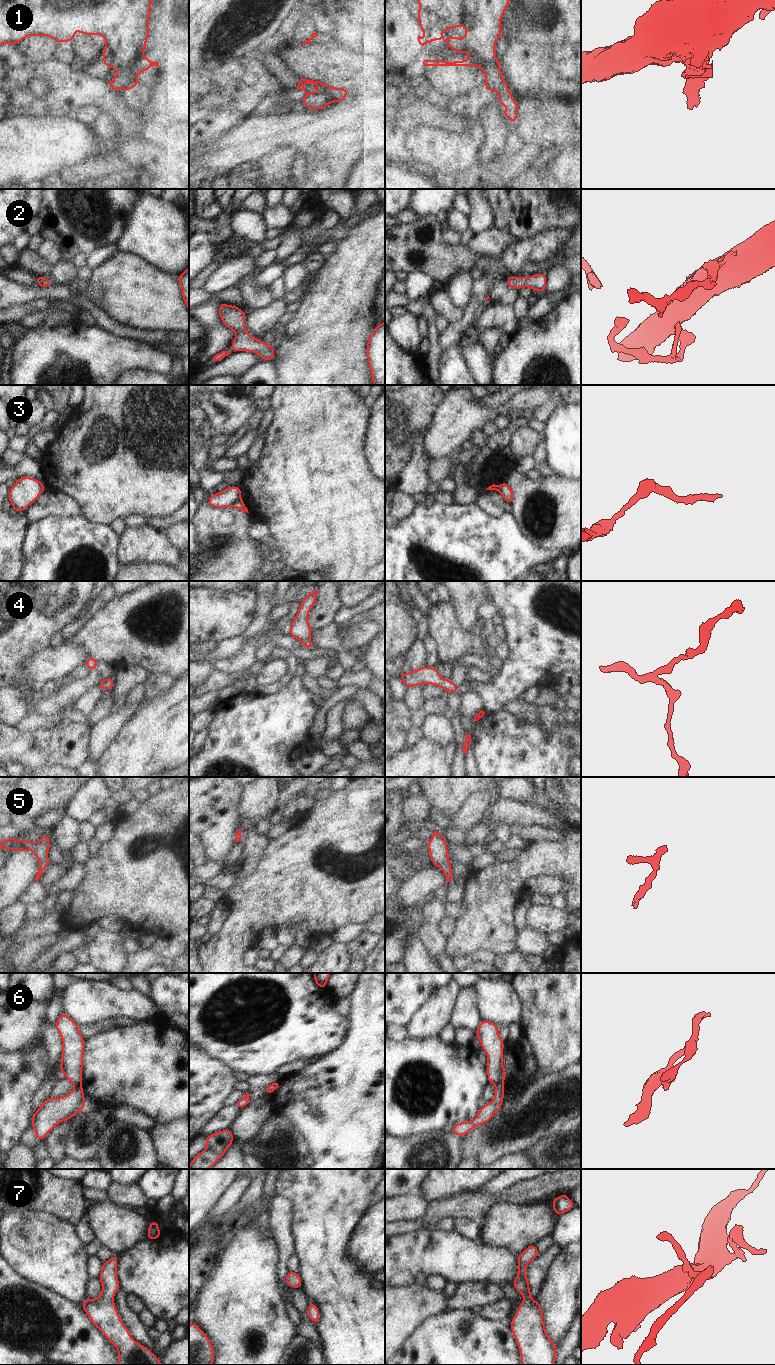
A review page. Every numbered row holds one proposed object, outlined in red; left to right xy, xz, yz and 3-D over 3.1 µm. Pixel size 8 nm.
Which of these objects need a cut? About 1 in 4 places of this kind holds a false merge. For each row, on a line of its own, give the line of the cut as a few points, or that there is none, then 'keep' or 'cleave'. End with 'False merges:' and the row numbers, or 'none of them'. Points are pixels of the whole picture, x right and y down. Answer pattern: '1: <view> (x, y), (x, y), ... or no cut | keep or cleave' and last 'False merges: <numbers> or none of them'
1: no cut | keep
2: no cut | keep
3: xz (240, 497), (230, 505) | cleave
4: no cut | keep
5: no cut | keep
6: xy (75, 1085), (80, 1086) | cleave
7: no cut | keep
False merges: 3, 6

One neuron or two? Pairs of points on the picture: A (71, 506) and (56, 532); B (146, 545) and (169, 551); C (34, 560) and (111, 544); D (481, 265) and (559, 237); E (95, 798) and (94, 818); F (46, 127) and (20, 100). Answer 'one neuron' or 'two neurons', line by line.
A: two neurons
B: one neuron
C: one neuron
D: one neuron
E: two neurons
F: two neurons

